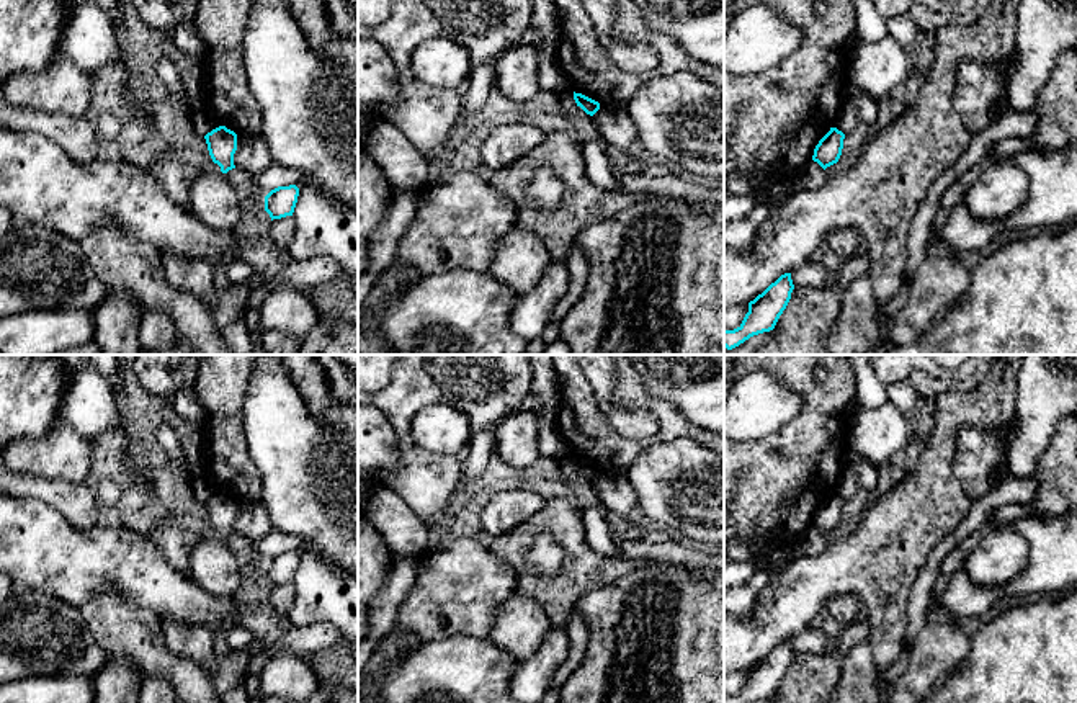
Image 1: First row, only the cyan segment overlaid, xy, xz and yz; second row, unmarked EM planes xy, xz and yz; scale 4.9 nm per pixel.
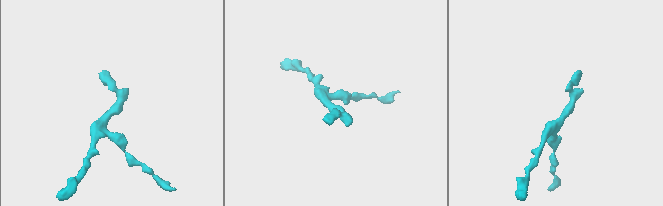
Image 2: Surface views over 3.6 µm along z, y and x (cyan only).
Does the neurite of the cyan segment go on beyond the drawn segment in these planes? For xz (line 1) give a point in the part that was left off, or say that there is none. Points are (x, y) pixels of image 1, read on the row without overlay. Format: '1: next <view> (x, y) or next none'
1: next none

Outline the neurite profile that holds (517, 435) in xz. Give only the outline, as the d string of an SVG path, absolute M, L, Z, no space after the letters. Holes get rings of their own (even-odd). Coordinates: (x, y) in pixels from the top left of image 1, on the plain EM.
M533 412L507 415L500 422L495 456L515 469L526 469L539 459L538 419Z

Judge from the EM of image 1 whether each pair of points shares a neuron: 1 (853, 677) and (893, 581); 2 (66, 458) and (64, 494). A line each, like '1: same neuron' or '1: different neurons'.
1: different neurons
2: different neurons

